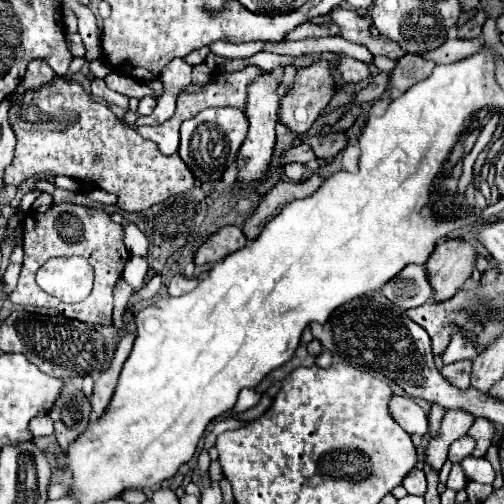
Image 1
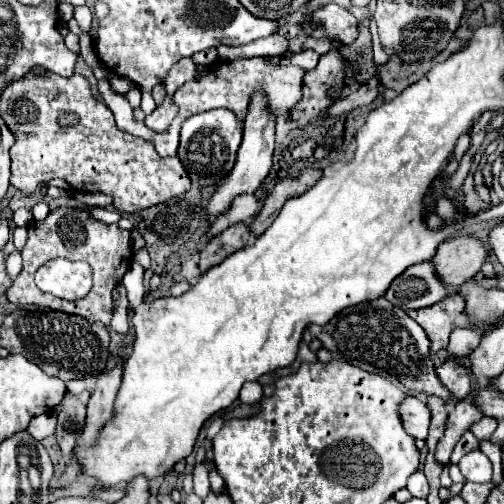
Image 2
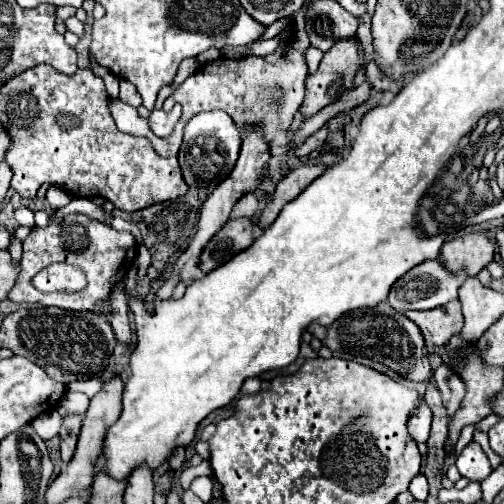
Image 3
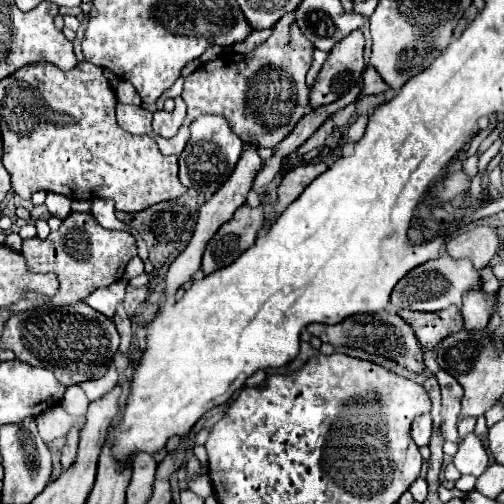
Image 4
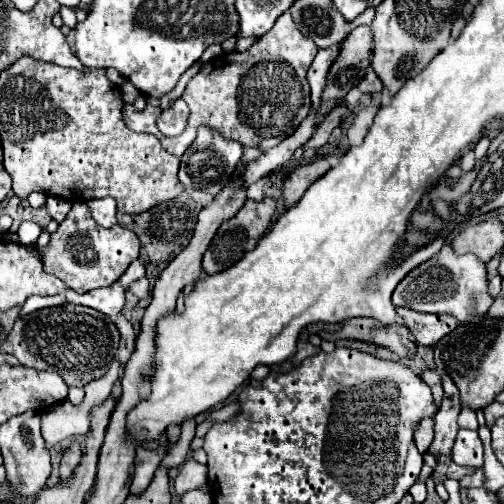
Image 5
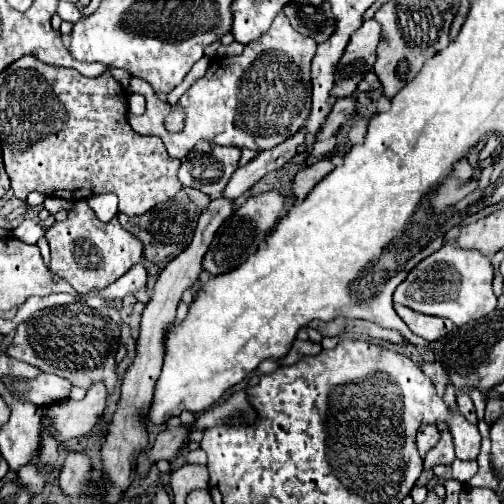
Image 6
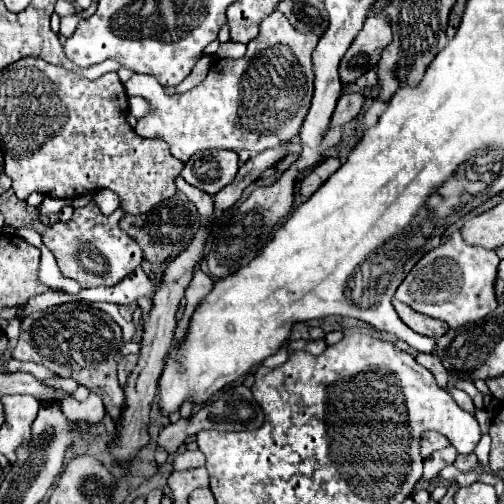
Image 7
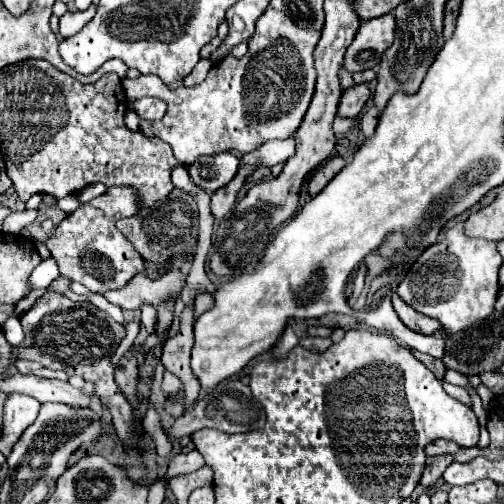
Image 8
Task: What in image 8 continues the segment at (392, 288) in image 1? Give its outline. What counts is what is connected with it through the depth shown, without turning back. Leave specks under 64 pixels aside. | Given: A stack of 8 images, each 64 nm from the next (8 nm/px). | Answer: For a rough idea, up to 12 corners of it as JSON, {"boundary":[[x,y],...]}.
{"boundary":[[448,228],[396,294],[460,332],[492,314],[496,244]]}

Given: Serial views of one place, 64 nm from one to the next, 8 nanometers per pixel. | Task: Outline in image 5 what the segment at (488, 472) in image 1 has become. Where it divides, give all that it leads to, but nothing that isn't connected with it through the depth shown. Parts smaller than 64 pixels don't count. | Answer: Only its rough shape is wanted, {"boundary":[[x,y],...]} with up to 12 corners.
{"boundary":[[460,430],[454,462],[482,468],[482,442],[476,430]]}

